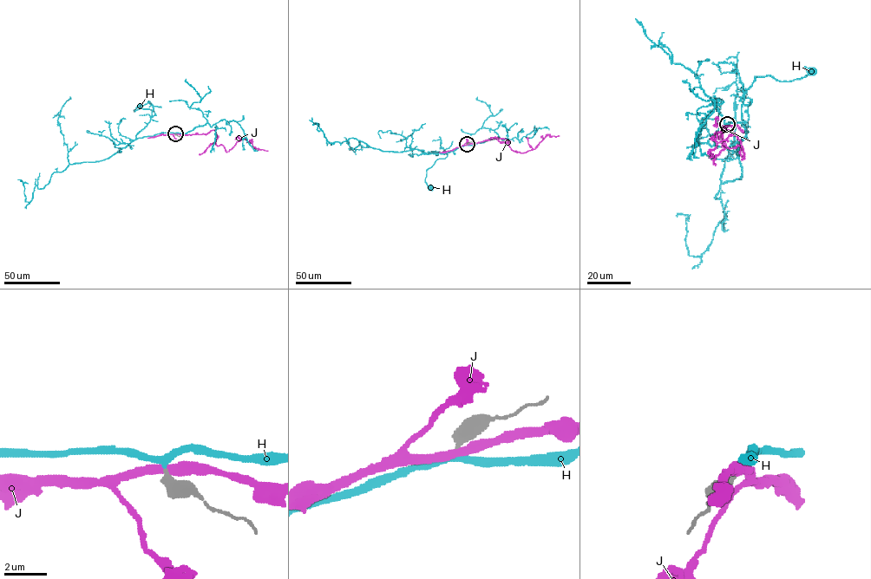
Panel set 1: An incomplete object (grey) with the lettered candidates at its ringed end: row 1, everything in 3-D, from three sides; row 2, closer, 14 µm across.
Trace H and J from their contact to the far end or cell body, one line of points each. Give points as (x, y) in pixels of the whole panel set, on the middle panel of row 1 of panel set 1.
H: (467, 145), (444, 153), (428, 154), (447, 154), (427, 171), (425, 182), (430, 188)
J: (467, 144), (505, 139), (511, 148), (523, 152), (535, 148), (546, 135), (559, 136)

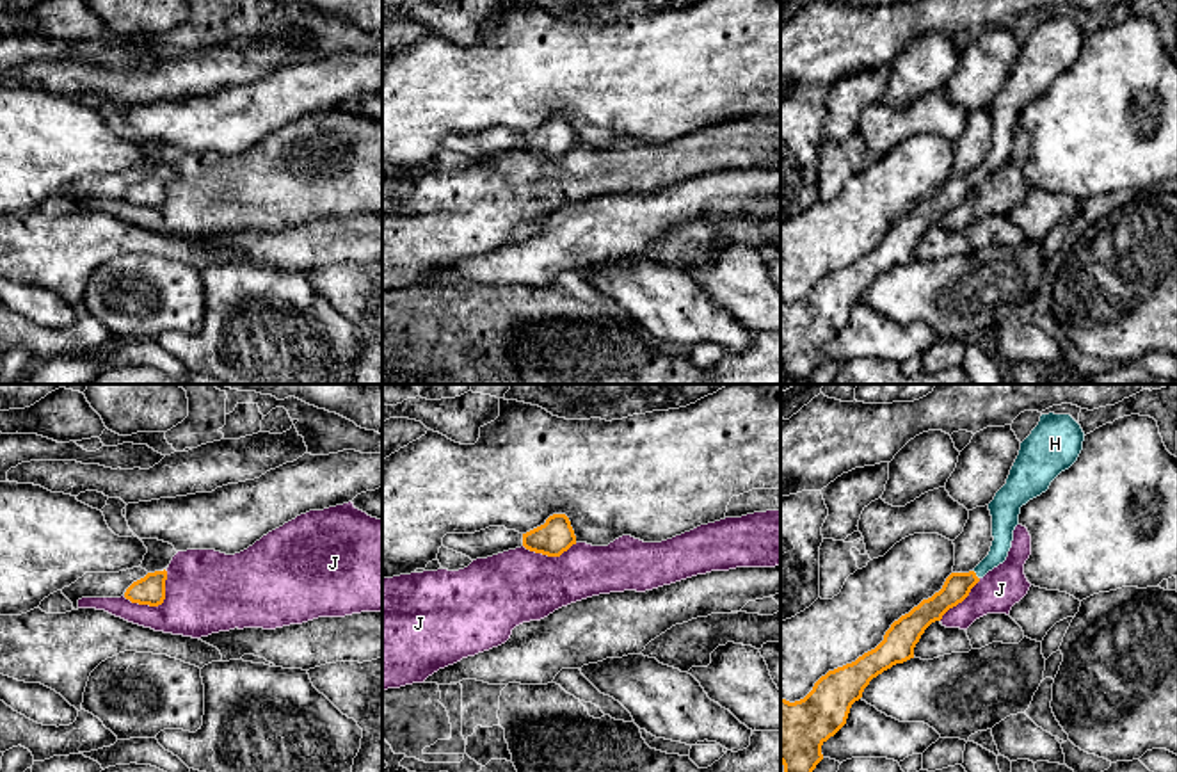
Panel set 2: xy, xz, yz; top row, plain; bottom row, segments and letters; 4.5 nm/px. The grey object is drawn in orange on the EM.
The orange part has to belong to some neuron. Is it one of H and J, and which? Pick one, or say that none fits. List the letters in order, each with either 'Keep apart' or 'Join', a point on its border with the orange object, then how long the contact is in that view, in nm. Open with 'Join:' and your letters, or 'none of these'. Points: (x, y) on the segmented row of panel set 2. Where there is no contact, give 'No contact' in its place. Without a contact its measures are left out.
Join: H
H: Join. Touches orange at yz (975, 575). Shared border 50 nm
J: Keep apart. Touches orange at xy (157, 605). Shared border 240 nm

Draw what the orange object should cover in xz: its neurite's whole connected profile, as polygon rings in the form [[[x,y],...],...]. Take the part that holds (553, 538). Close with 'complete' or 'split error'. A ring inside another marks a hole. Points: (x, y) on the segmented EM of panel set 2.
[[[553,514],[544,525],[523,534],[523,546],[548,557],[560,557],[572,544],[576,535],[565,514]]] | complete

